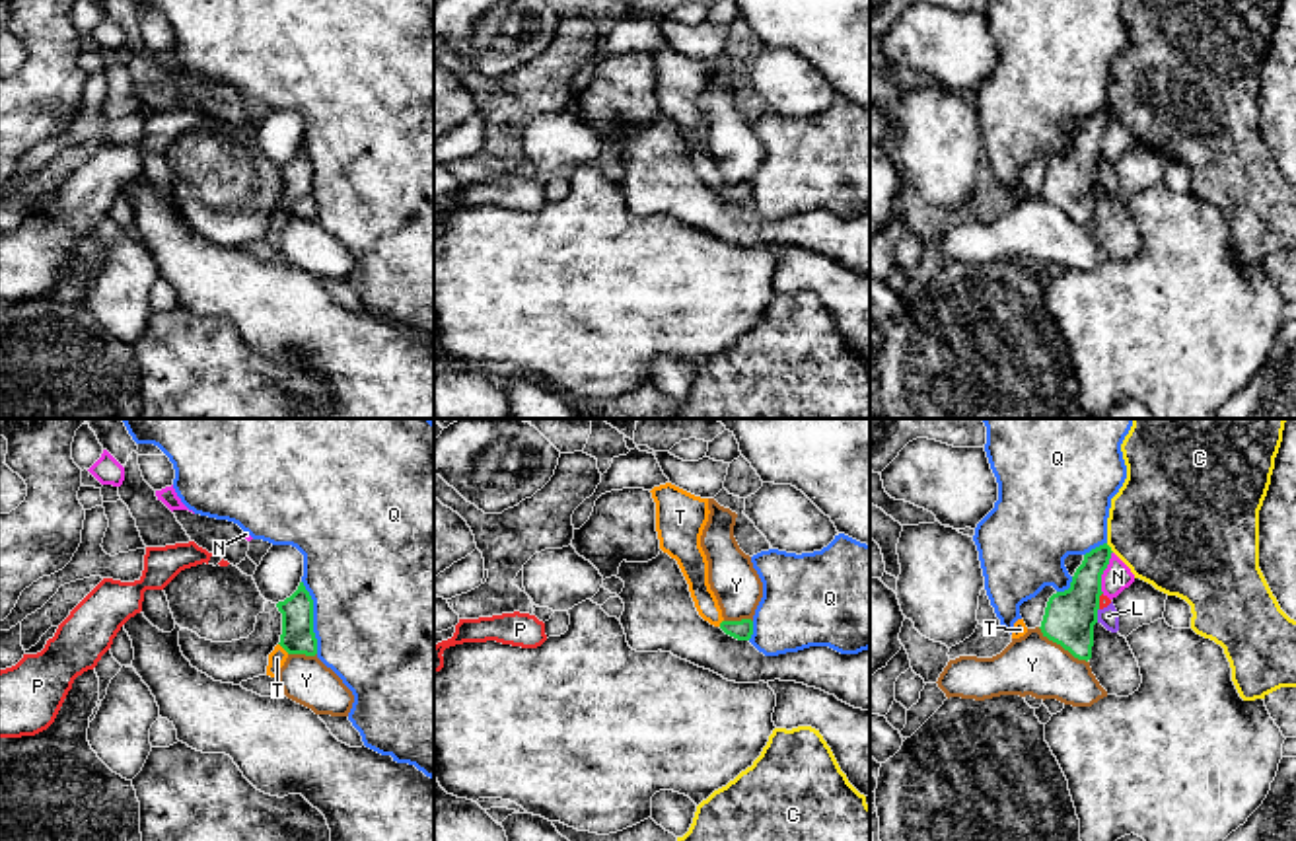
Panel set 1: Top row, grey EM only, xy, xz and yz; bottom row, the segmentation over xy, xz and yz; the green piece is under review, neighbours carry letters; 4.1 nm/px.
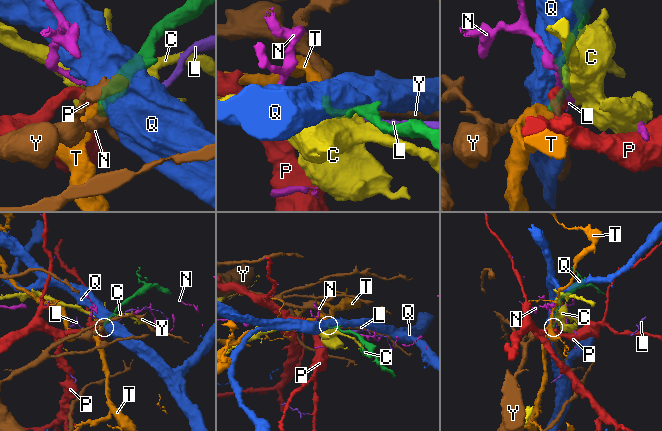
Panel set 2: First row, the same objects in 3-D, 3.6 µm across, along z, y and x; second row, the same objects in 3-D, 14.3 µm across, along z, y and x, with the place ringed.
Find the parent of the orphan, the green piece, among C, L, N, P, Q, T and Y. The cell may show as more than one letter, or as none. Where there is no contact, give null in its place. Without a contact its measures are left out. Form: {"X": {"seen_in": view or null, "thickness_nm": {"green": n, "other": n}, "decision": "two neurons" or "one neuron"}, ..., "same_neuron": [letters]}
{"C": {"seen_in": "yz", "thickness_nm": {"green": 150, "other": 460}, "decision": "two neurons"}, "L": {"seen_in": "yz", "thickness_nm": {"green": 220, "other": 80}, "decision": "two neurons"}, "N": {"seen_in": "yz", "thickness_nm": {"green": 220, "other": 120}, "decision": "two neurons"}, "P": {"seen_in": "yz", "thickness_nm": {"green": 220, "other": 50}, "decision": "two neurons"}, "Q": {"seen_in": "xy", "thickness_nm": {"green": 140, "other": 500}, "decision": "two neurons"}, "T": {"seen_in": "xy", "thickness_nm": {"green": 140, "other": 70}, "decision": "one neuron"}, "Y": {"seen_in": "yz", "thickness_nm": {"green": 220, "other": 260}, "decision": "two neurons"}, "same_neuron": ["T"]}

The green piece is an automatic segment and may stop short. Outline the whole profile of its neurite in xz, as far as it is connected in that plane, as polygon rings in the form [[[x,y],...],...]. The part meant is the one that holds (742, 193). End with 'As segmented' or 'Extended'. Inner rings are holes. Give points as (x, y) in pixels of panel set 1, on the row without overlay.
[[[671,47],[654,51],[656,95],[660,113],[677,125],[699,179],[738,204],[749,204],[753,185],[726,185],[708,148],[708,125],[701,99],[708,86],[708,62],[695,60]]]. Extended

